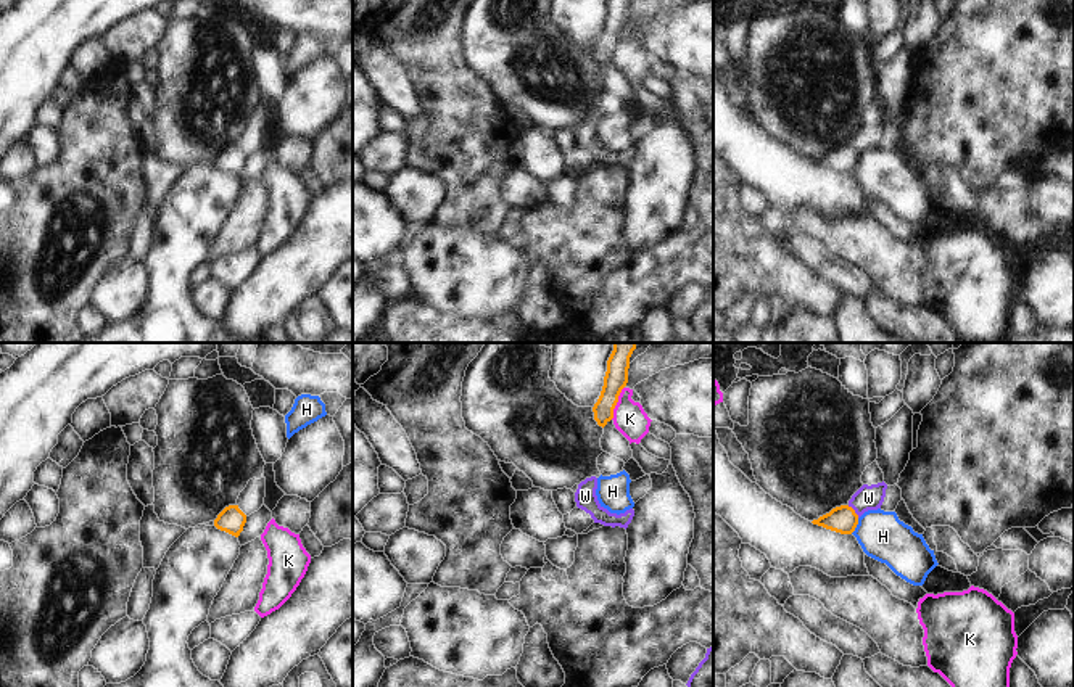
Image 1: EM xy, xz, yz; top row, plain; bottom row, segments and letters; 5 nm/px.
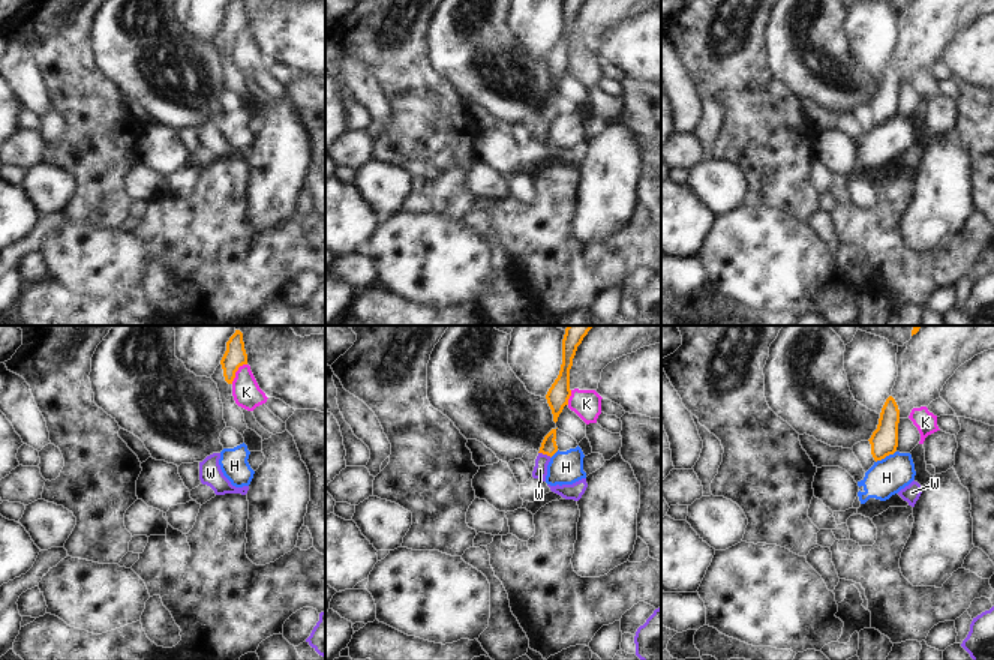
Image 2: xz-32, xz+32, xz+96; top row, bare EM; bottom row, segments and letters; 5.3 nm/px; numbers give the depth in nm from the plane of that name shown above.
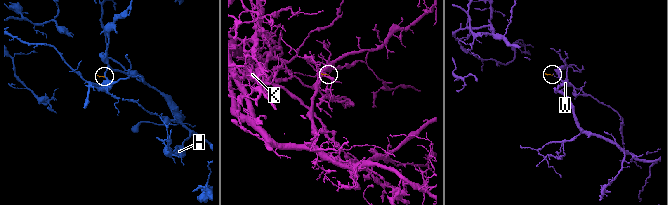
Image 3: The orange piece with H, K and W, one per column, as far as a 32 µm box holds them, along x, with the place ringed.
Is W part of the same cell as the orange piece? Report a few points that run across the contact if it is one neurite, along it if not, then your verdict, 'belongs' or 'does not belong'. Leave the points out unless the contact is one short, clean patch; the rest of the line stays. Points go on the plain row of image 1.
yz (844, 160), (854, 150), (868, 137) | belongs

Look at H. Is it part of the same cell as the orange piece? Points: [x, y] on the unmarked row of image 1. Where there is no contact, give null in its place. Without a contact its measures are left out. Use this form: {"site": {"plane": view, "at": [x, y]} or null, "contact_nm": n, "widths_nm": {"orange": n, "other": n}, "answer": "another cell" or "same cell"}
{"site": {"plane": "yz", "at": [855, 166]}, "contact_nm": 90, "widths_nm": {"orange": 140, "other": 240}, "answer": "another cell"}

